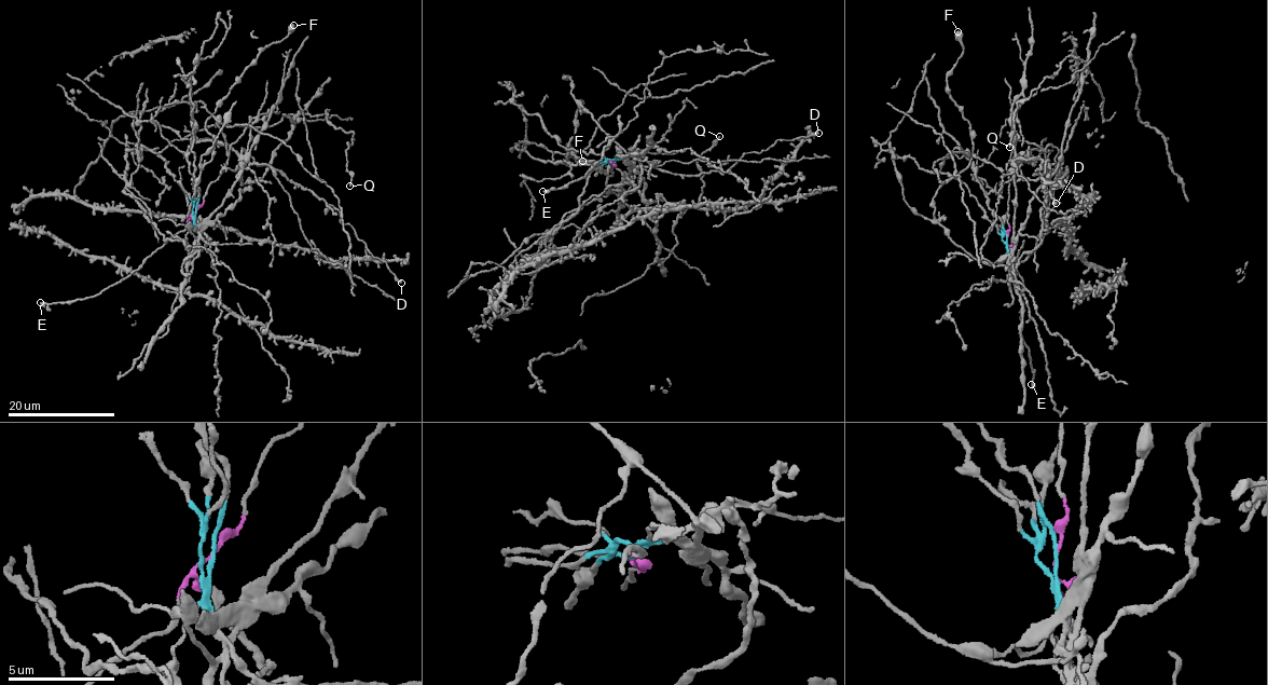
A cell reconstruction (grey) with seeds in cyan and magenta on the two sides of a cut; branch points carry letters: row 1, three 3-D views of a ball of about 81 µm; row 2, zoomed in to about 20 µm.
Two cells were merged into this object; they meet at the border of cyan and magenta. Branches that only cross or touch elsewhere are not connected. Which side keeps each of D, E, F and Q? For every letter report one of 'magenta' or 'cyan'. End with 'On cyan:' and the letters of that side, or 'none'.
D: cyan
E: magenta
F: cyan
Q: cyan
On cyan: D, F, Q

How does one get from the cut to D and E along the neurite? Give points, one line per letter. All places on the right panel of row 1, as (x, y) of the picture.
D: (1006, 238), (1009, 250), (1020, 166), (1011, 161), (1047, 159), (1044, 191), (1056, 203)
E: (1006, 238), (1012, 269), (1018, 270), (1023, 282), (1021, 333), (1033, 372), (1032, 384)

